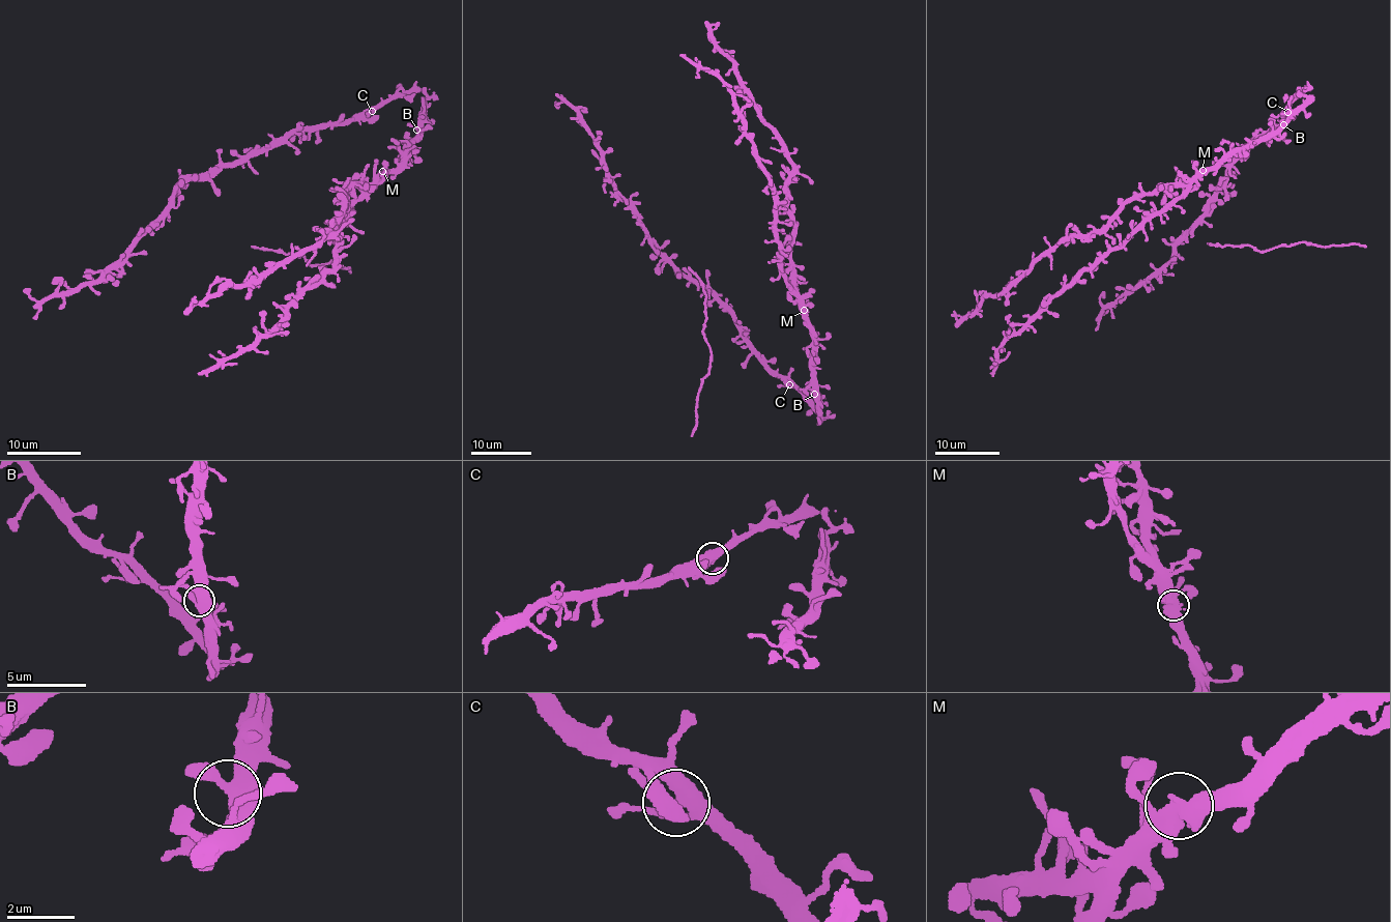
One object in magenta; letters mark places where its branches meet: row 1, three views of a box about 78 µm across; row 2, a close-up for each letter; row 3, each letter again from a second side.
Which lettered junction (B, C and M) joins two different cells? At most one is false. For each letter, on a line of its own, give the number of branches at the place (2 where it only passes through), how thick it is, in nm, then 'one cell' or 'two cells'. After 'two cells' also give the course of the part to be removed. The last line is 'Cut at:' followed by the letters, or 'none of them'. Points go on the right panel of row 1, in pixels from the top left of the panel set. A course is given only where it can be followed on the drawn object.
B: 3 | 440 nm | one cell
C: 3 | 420 nm | one cell
M: 3 | 460 nm | one cell
Cut at: none of them

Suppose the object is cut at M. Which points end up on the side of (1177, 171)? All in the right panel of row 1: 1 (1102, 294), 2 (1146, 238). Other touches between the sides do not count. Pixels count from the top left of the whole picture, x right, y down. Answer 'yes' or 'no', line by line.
1: no
2: yes

